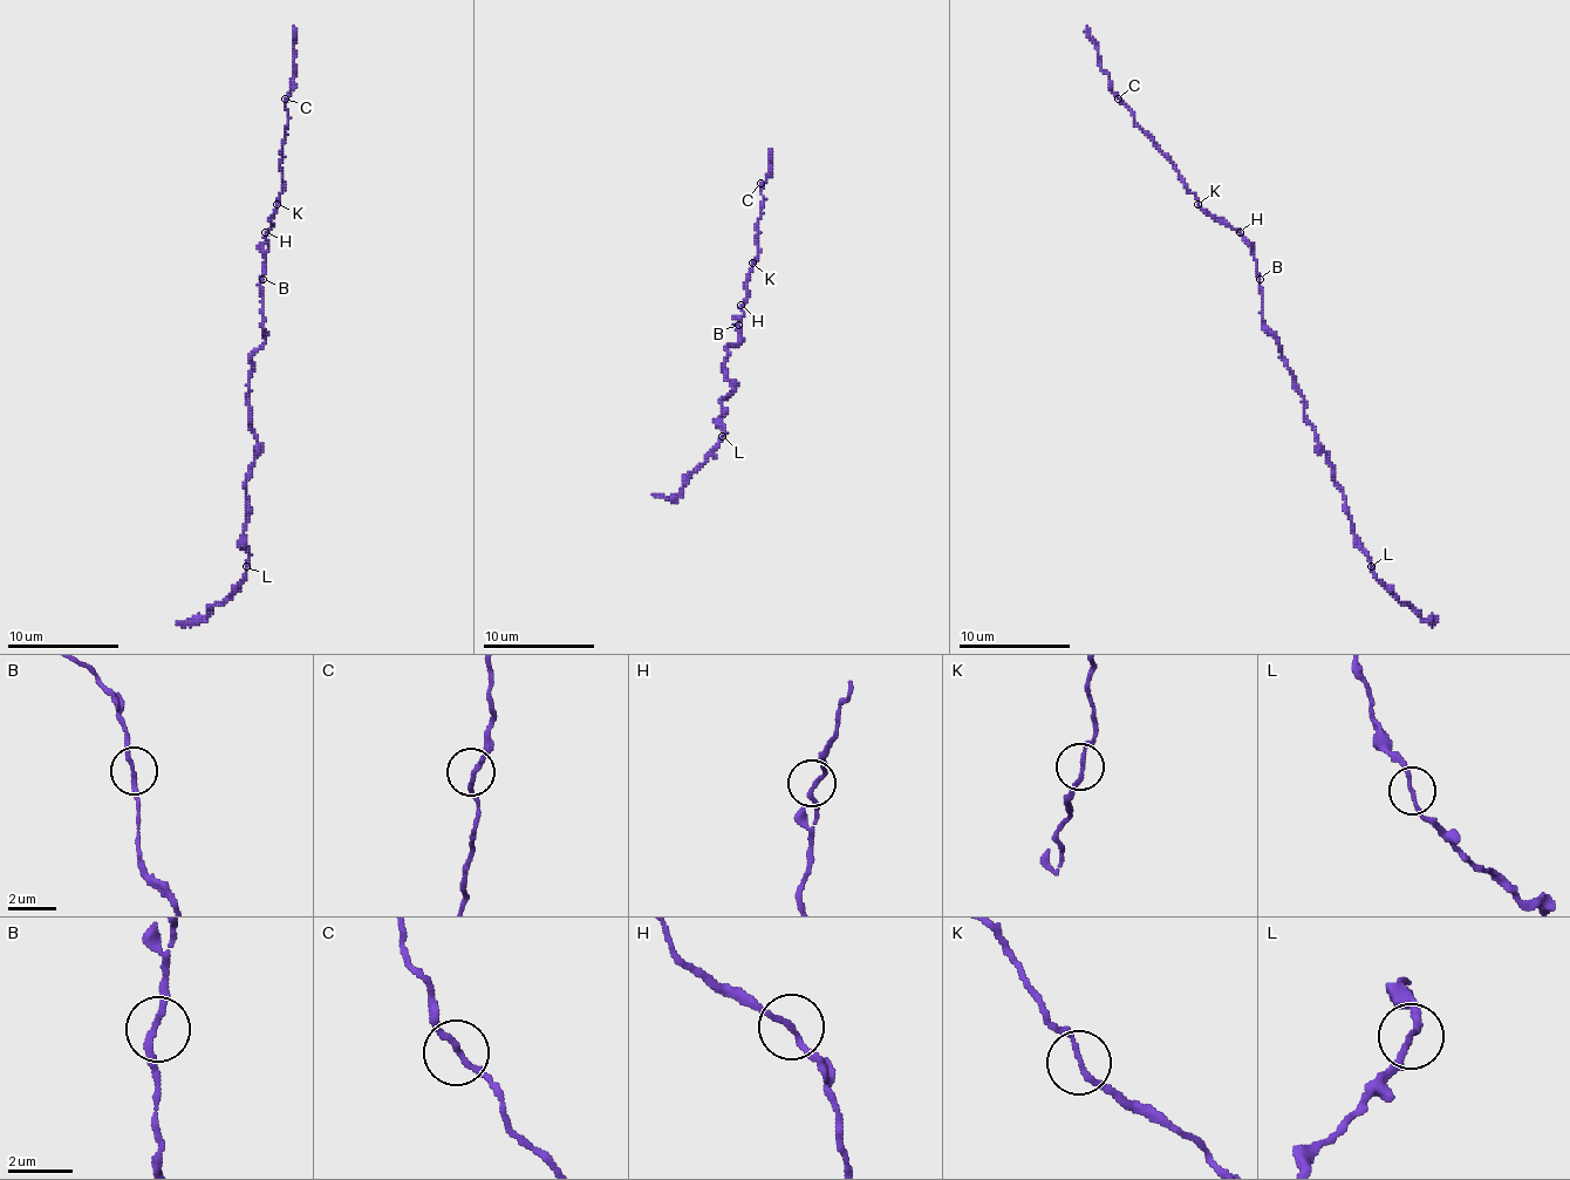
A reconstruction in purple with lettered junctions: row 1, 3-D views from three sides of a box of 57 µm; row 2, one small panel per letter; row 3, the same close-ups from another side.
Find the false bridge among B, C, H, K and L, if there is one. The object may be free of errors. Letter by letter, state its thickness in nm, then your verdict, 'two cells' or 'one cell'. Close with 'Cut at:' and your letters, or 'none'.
B: 180 nm thick; one cell
C: 180 nm thick; one cell
H: 160 nm thick; one cell
K: 150 nm thick; one cell
L: 150 nm thick; two cells
Cut at: L

